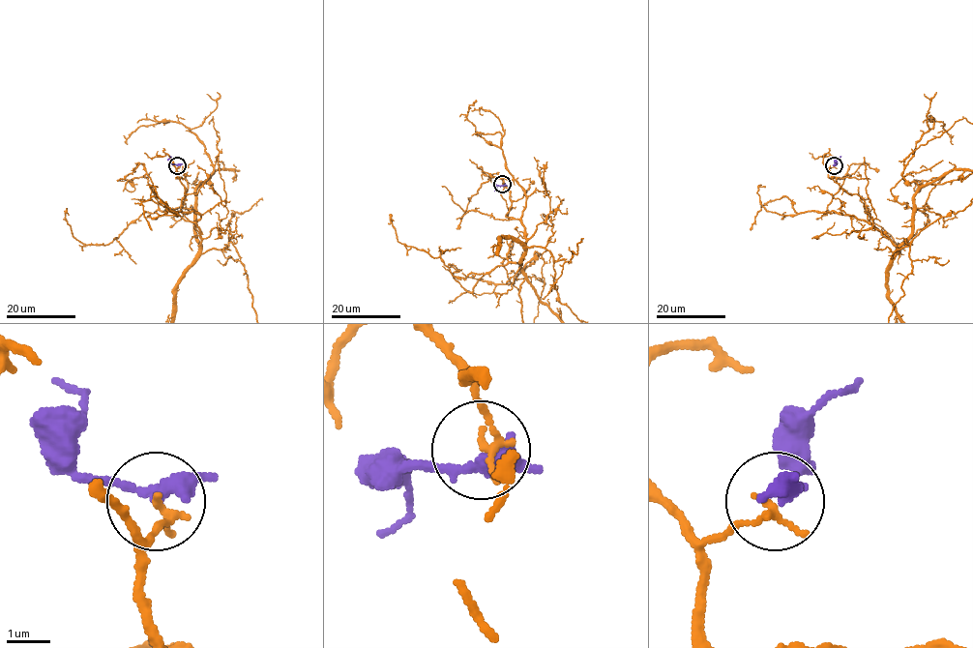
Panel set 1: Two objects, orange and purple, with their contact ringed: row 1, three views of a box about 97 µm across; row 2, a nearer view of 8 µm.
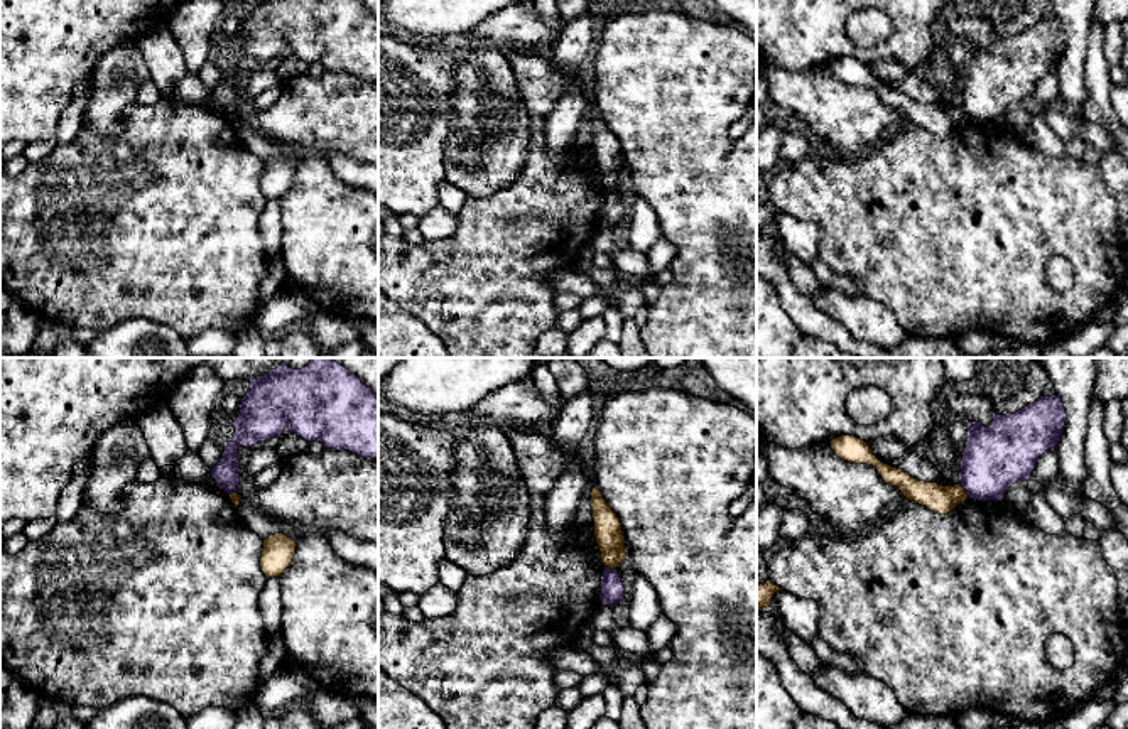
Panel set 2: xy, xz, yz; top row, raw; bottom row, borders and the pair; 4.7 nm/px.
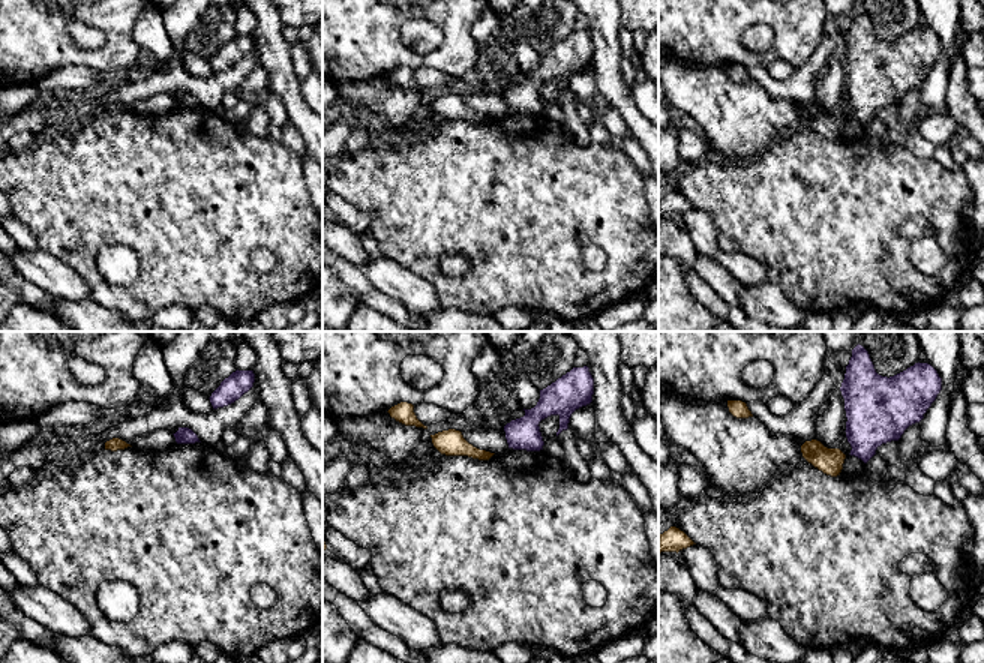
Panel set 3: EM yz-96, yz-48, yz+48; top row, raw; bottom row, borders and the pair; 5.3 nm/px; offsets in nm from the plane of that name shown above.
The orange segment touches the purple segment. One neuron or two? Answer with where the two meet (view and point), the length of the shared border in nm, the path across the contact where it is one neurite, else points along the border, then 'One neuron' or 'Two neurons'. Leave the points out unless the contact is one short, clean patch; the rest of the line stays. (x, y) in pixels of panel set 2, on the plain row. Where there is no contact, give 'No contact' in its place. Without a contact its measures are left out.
Touches orange at yz (965, 113). Shared border 80 nm. Boundary: yz (959, 107), (968, 118). Two neurons

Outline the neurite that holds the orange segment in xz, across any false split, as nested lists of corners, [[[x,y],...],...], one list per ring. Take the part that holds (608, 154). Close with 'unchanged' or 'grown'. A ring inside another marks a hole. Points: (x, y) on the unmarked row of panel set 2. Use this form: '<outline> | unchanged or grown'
[[[594,108],[591,113],[594,159],[601,174],[601,186],[616,191],[625,181],[625,159],[620,140]]] | unchanged

